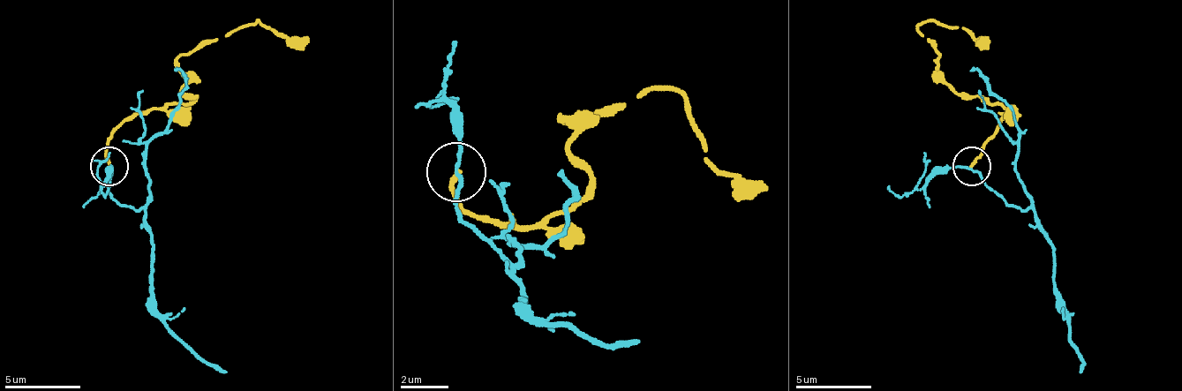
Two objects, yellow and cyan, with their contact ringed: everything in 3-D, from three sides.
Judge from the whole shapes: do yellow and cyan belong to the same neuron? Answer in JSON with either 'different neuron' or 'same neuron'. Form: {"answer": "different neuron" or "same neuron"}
{"answer": "different neuron"}

